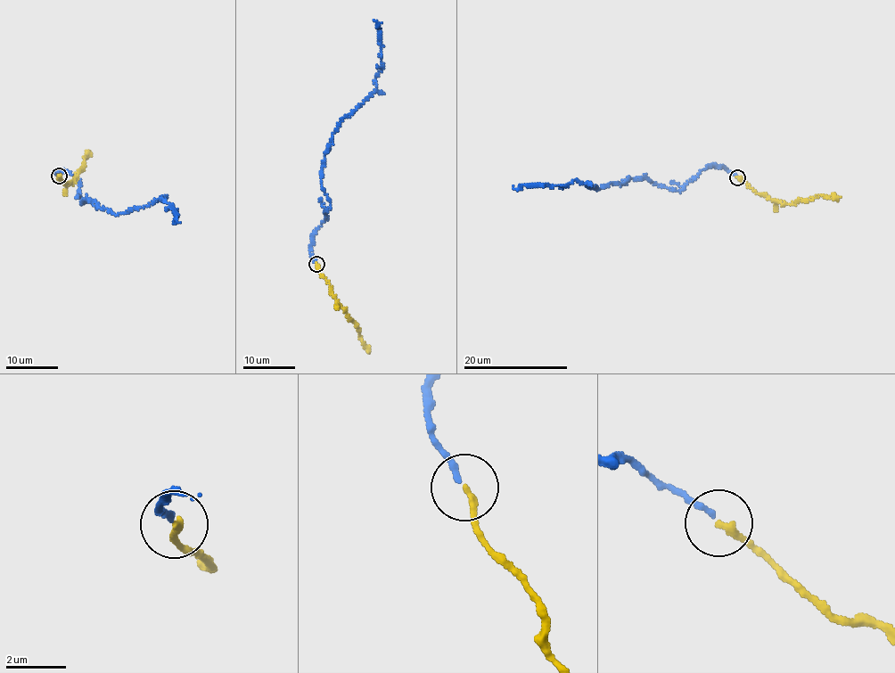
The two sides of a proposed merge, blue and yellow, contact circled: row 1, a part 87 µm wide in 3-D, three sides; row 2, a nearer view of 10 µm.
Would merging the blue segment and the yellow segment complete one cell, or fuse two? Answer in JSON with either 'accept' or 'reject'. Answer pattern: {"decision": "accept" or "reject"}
{"decision": "accept"}

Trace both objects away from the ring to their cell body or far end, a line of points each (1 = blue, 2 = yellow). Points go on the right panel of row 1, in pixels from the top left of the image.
1: (736, 176), (709, 165), (678, 191), (633, 179), (597, 189), (574, 180), (557, 186), (513, 186)
2: (738, 177), (760, 194), (782, 202), (793, 204), (817, 196), (841, 197)

